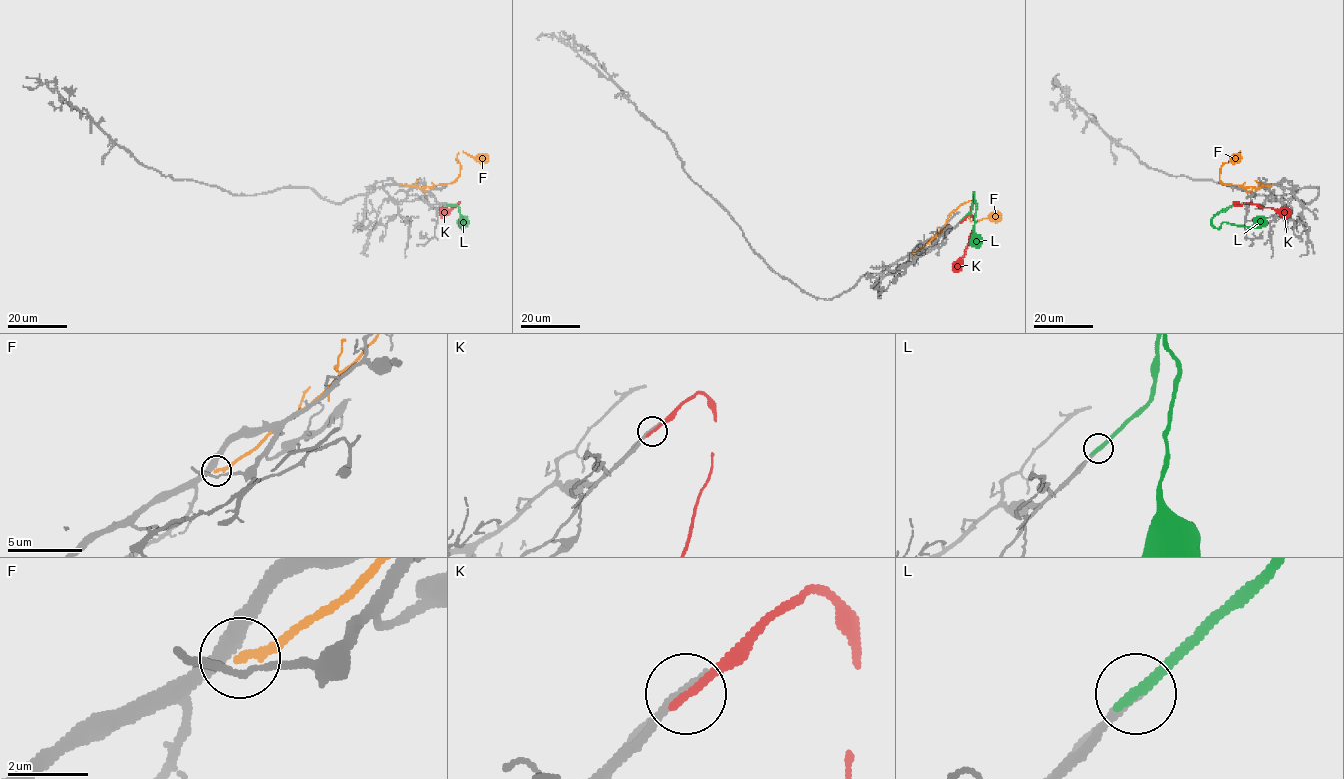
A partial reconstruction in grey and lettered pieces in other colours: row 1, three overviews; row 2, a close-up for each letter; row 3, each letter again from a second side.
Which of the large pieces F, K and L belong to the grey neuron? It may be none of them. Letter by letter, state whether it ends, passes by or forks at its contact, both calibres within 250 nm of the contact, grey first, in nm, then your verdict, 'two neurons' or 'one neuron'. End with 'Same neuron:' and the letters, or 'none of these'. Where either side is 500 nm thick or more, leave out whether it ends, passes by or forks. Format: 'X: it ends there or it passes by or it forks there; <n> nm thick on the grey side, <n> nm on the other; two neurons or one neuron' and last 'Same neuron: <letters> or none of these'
F: it ends there; 440 nm thick on the grey side, 220 nm on the other; two neurons
K: it ends there; 280 nm thick on the grey side, 240 nm on the other; two neurons
L: it ends there; 280 nm thick on the grey side, 320 nm on the other; two neurons
Same neuron: none of these

